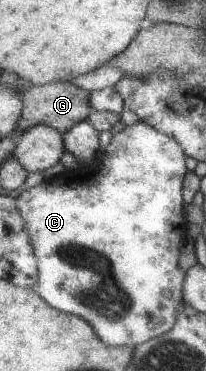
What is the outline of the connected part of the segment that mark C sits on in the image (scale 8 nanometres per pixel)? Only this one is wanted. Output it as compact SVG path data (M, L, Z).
M138 121L113 135L104 152L99 153L92 164L64 171L58 177L45 180L39 185L23 191L16 198L16 203L18 203L22 217L26 219L26 231L30 231L34 253L38 255L38 268L40 269L40 273L38 273L40 279L36 286L38 295L51 307L88 321L106 345L135 349L142 343L171 331L180 315L178 305L184 302L184 283L187 275L186 269L180 265L180 255L186 245L188 239L186 233L189 228L188 215L186 215L187 204L184 203L184 197L182 197L182 183L184 183L186 171L190 170L186 168L186 153L184 153L182 145L174 137L158 131L156 127Z

